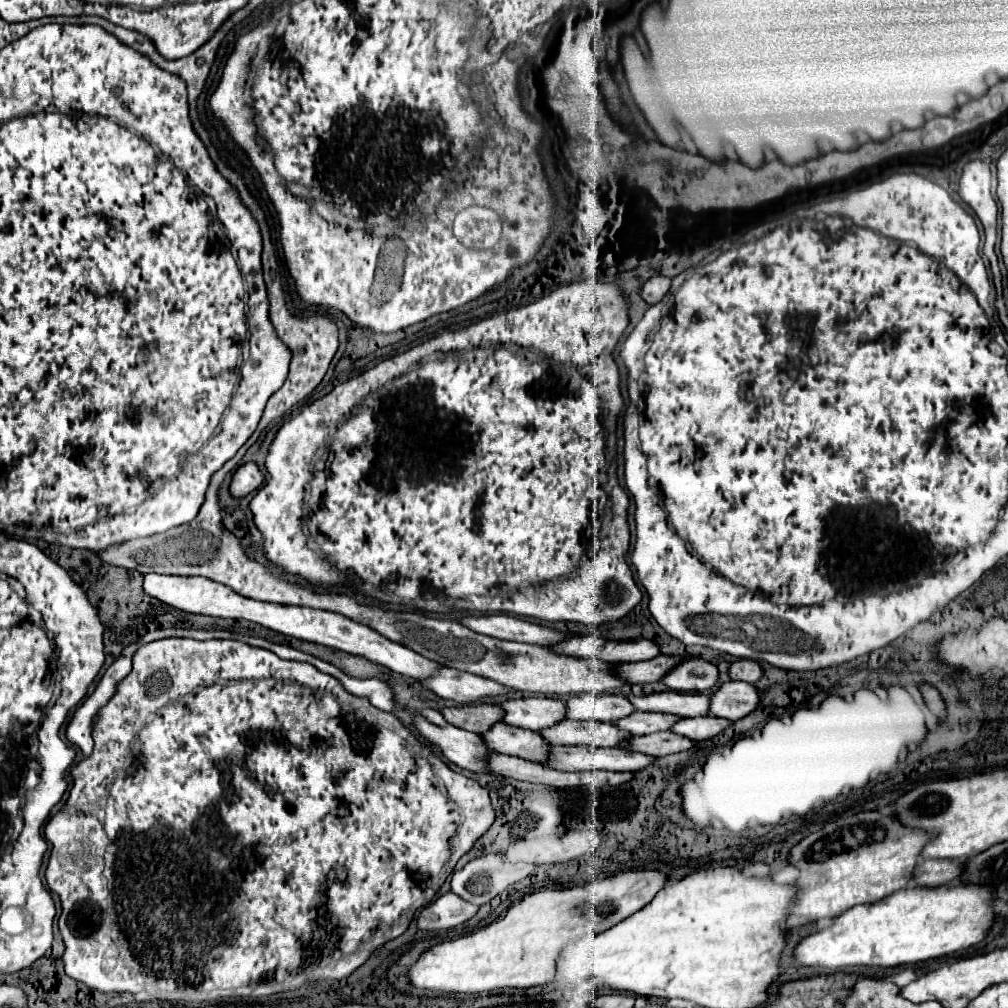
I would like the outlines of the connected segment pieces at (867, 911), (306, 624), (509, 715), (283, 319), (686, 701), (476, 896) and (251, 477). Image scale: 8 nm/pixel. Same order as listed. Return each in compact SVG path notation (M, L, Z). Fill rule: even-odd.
M907 886L879 902L853 906L837 916L833 920L833 926L805 936L795 946L793 960L795 964L805 968L839 972L849 966L895 968L901 964L917 964L929 958L947 956L985 938L995 916L991 900L993 894L985 886Z
M145 574L145 584L143 584L145 594L191 614L207 614L207 616L219 616L219 618L243 618L255 624L261 624L265 628L271 628L275 632L281 632L285 636L293 636L299 640L323 644L335 650L343 650L349 654L363 656L375 664L381 664L393 672L411 676L415 680L427 678L433 674L433 670L439 666L433 660L427 660L419 656L417 652L409 650L403 644L391 642L379 632L367 628L365 624L353 622L341 614L327 612L327 610L313 610L313 608L303 608L303 606L285 606L285 604L273 604L273 602L259 602L245 598L237 592L233 592L229 586L223 586L219 582L201 578L201 576L167 576L167 574Z
M531 696L531 698L509 698L499 702L505 712L503 722L509 726L519 726L527 730L541 730L553 726L565 718L565 704L557 698Z
M258 202L255 204L249 204L250 212L253 218L257 220L259 228L261 228L261 235L263 241L262 251L262 266L263 274L265 274L265 284L267 284L267 294L269 294L269 318L271 318L271 324L275 326L275 332L277 336L281 338L283 344L287 344L287 348L291 350L293 358L291 358L291 370L289 370L289 376L283 384L281 390L277 390L269 402L267 402L267 408L265 408L265 414L259 422L259 428L257 428L257 436L267 428L267 424L273 420L273 418L281 418L293 404L297 404L299 400L303 400L309 392L313 392L317 388L317 384L323 380L329 364L331 364L331 358L335 356L337 352L337 326L325 318L325 316L309 316L305 320L301 318L293 318L287 308L285 308L285 296L283 296L283 290L281 290L281 274L279 274L279 264L277 264L277 258L275 258L275 252L273 252L273 244L269 240L269 228L267 228L267 222L265 222L265 214L261 209Z
M655 692L655 694L629 694L627 696L635 710L639 712L665 712L681 718L705 716L709 714L709 696L707 694L689 694L689 692Z
M487 854L471 860L463 870L453 872L451 892L471 904L487 904L507 886L521 882L533 866L501 862L501 854Z
M247 462L247 464L239 466L239 470L233 474L231 494L235 498L243 498L243 496L255 492L263 484L263 480L265 480L265 474L257 466L257 462Z

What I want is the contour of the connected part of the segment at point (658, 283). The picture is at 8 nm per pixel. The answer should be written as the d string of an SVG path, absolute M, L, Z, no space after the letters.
M653 276L653 278L649 278L649 280L643 284L643 288L641 288L641 298L643 298L647 304L655 304L655 302L659 302L659 300L665 296L665 292L669 290L669 284L671 284L669 278L665 278L665 276Z

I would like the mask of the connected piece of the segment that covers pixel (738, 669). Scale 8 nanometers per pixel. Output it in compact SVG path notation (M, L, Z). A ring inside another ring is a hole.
M735 660L729 666L731 680L743 680L743 682L757 682L761 678L761 668L755 660Z

